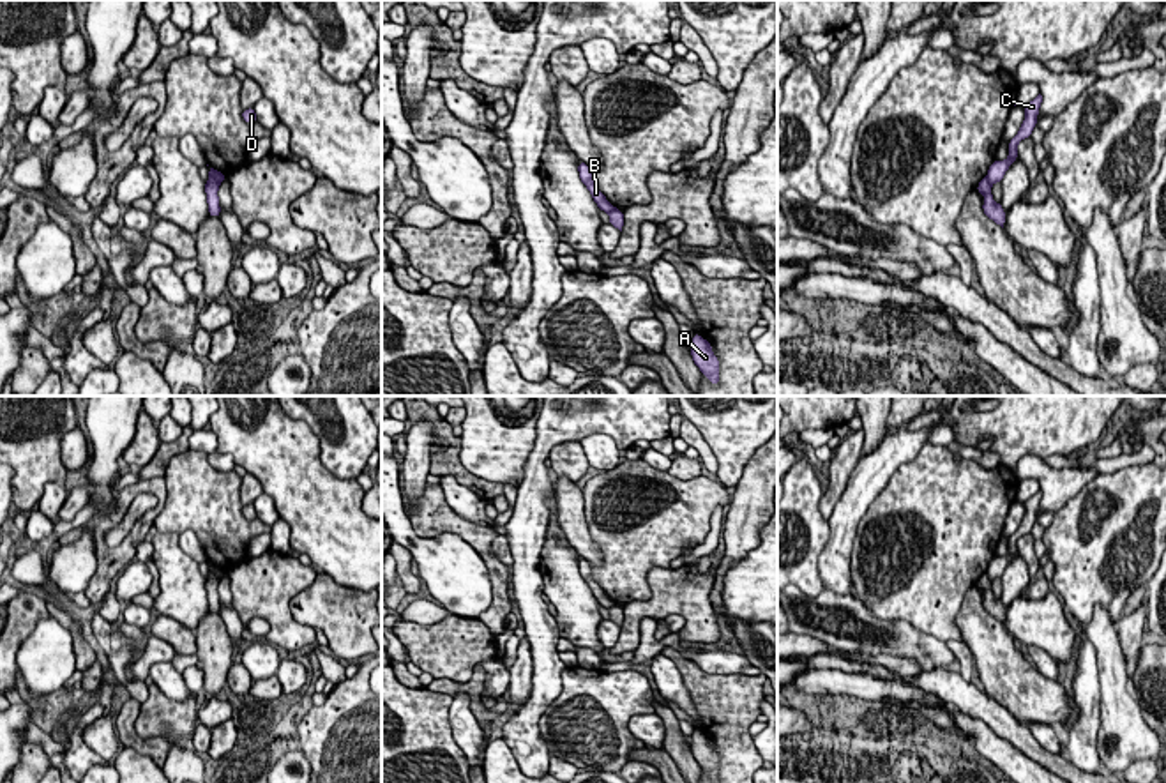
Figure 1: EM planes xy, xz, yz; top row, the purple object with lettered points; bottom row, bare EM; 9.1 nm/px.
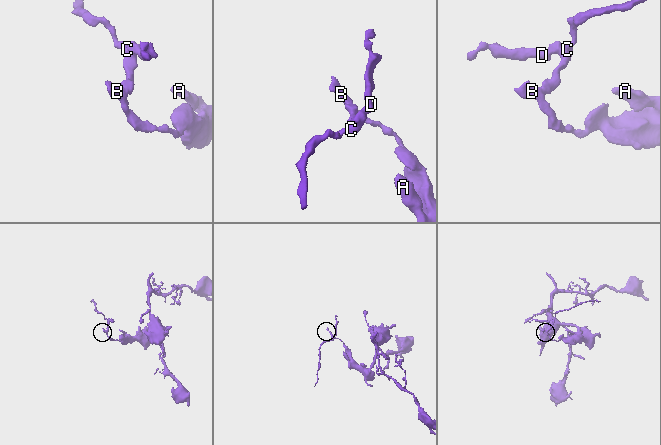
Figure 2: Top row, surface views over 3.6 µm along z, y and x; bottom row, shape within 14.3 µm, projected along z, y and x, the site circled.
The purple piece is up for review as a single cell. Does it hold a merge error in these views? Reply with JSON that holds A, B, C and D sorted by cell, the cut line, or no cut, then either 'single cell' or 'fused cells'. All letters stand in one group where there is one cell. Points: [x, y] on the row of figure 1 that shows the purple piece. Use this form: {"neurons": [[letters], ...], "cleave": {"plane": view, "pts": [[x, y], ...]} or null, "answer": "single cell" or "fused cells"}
{"neurons": [["A", "B"], ["C", "D"]], "cleave": {"plane": "yz", "pts": [[986, 177], [991, 184]]}, "answer": "fused cells"}

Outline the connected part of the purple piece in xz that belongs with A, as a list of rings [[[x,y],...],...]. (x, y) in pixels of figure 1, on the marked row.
[[[698,332],[691,339],[691,355],[712,385],[719,384],[719,359],[714,355],[712,346]]]

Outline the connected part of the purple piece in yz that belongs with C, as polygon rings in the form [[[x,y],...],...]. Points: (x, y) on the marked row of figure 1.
[[[1039,94],[1034,101],[1030,101],[1025,110],[1025,120],[1018,131],[1018,134],[1009,141],[1009,157],[1005,161],[993,161],[988,170],[988,180],[993,186],[995,182],[1002,182],[1009,166],[1019,157],[1018,143],[1028,136],[1032,136],[1034,127],[1037,125],[1037,115],[1042,103],[1042,95]]]

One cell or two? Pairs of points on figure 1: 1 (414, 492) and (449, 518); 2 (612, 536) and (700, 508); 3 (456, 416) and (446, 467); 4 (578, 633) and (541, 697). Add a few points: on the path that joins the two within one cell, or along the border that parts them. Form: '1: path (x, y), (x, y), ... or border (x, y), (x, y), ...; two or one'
1: border (426, 481), (417, 508), (408, 513); two
2: path (633, 529), (656, 515), (679, 511); one
3: border (446, 418), (451, 426); two
4: border (553, 617), (560, 637); two

